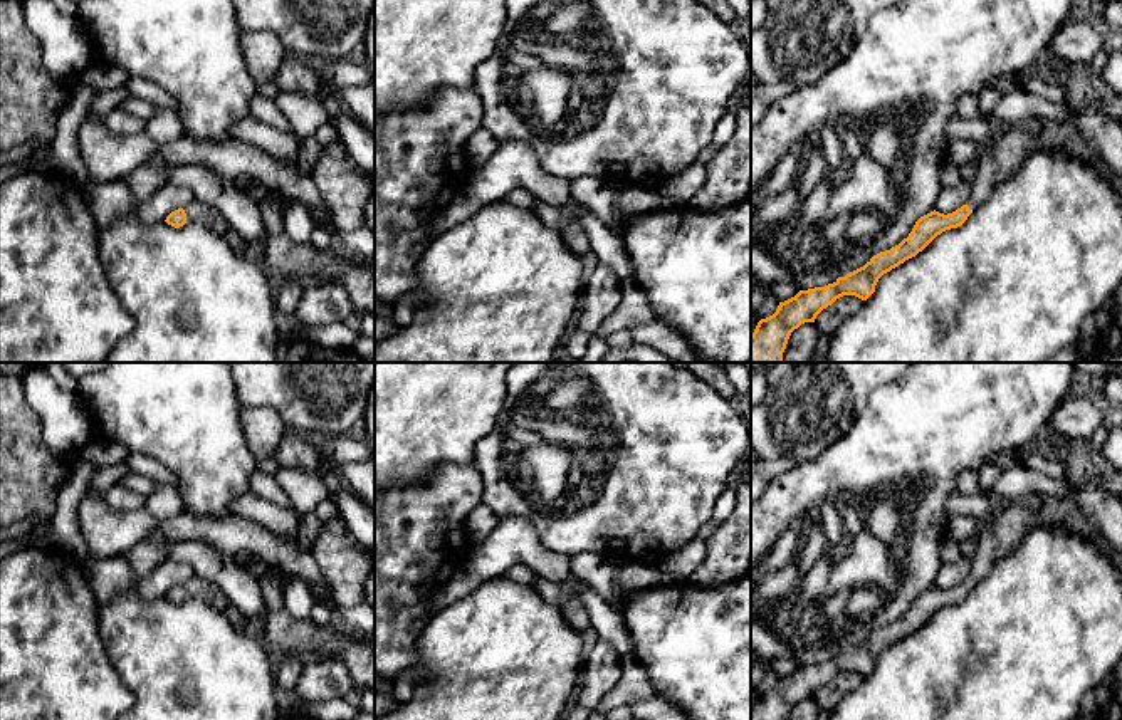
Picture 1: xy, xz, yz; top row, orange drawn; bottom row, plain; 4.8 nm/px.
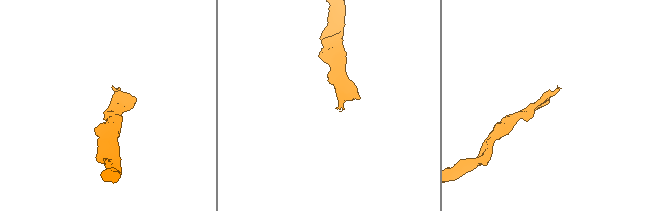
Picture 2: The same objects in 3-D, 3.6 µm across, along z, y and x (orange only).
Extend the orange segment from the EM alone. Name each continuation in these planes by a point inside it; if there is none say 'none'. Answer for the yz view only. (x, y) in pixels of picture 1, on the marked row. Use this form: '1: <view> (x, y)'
1: yz (1000, 158)

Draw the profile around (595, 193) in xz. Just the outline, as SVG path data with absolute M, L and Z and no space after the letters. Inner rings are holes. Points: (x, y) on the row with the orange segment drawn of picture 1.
M581 176L569 181L569 195L579 206L593 211L613 233L620 235L632 215L620 213L616 200L628 186L603 176Z

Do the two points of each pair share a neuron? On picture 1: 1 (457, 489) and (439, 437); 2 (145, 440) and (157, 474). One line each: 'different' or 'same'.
1: different
2: different

